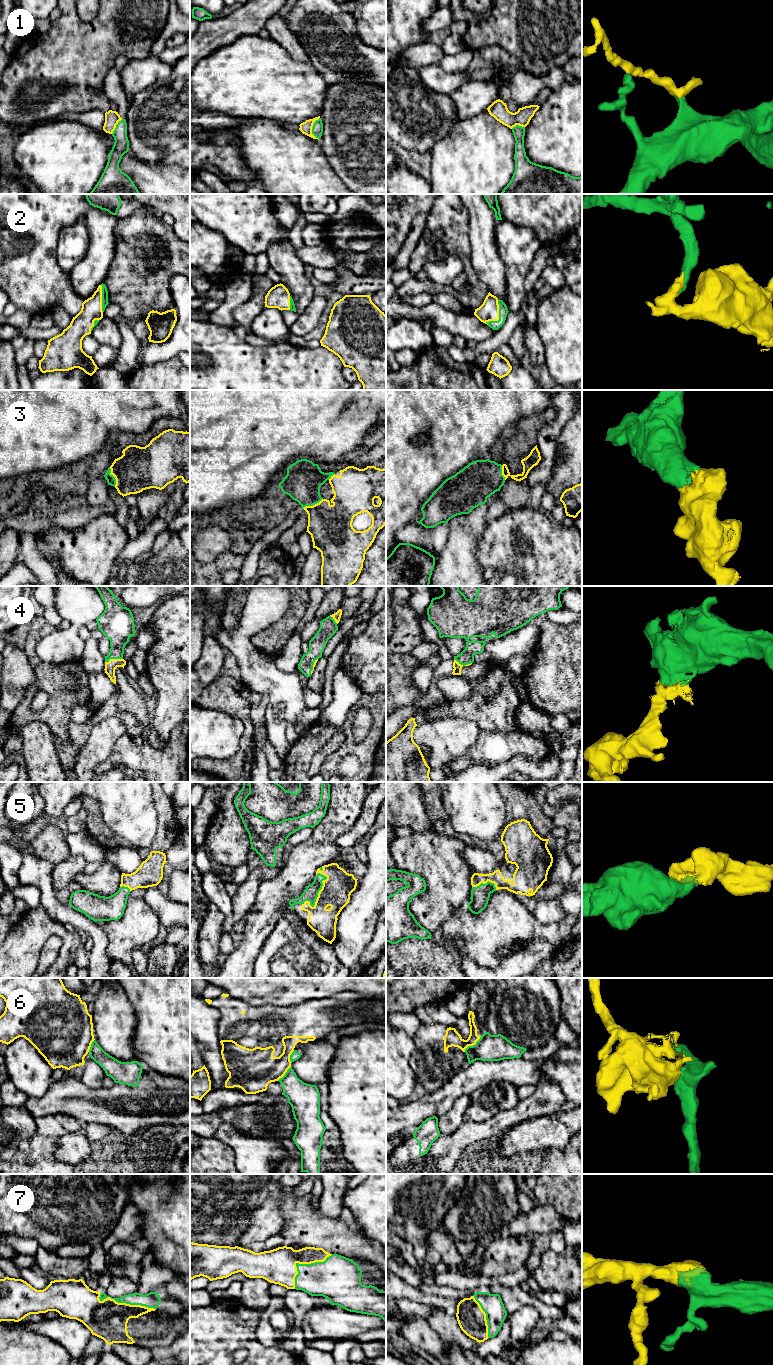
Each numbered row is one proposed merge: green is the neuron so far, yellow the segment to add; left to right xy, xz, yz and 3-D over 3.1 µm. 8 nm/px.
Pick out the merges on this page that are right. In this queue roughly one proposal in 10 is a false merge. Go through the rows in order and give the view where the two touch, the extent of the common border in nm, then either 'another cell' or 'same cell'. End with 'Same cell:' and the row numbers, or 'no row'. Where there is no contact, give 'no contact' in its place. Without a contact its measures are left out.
1: meets green in xz; contact 180 nm long; another cell
2: meets green in yz; contact 220 nm long; same cell
3: meets green in xy; contact 170 nm long; same cell
4: meets green in xy; contact 150 nm long; same cell
5: meets green in xz; contact 300 nm long; same cell
6: meets green in yz; contact 190 nm long; another cell
7: meets green in xy; contact 480 nm long; same cell
Same cell: 2, 3, 4, 5, 7

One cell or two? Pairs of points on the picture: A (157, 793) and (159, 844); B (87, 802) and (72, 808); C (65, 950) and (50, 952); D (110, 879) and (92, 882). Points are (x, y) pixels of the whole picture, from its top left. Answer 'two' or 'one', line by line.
A: one
B: two
C: two
D: one

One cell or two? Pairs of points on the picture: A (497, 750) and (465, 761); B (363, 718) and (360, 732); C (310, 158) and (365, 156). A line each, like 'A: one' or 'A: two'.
A: one
B: one
C: two

